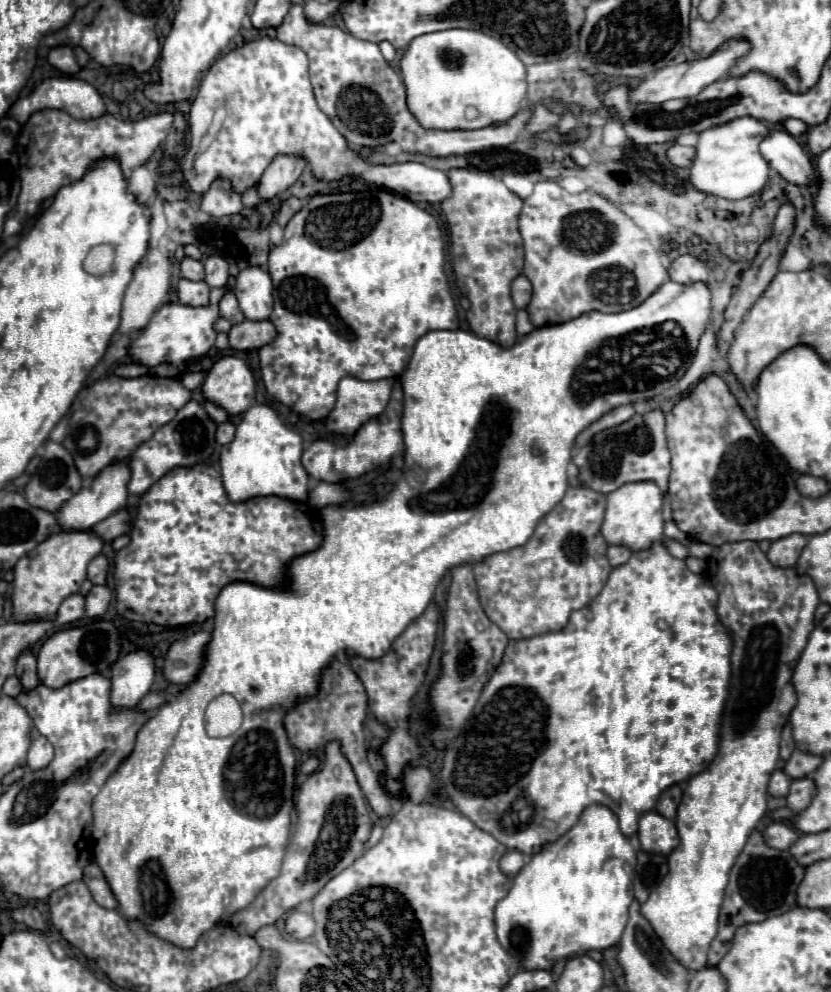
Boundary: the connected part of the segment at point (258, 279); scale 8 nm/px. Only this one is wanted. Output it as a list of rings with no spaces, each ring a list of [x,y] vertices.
[[[245,268],[235,282],[233,294],[247,320],[267,320],[271,314],[271,278],[263,268]]]

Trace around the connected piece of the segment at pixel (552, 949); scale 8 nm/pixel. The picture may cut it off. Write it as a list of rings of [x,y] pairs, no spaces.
[[[591,806],[579,822],[557,842],[545,846],[513,878],[509,894],[495,908],[495,934],[505,952],[519,960],[519,970],[551,970],[559,960],[569,960],[591,950],[615,946],[627,924],[627,910],[633,902],[635,850],[627,836],[621,834],[615,814],[603,806]]]

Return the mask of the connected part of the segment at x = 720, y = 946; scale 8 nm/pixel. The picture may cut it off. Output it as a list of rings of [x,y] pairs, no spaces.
[[[753,832],[743,852],[739,854],[739,860],[731,868],[725,900],[719,914],[719,932],[709,948],[709,964],[717,966],[717,962],[727,954],[733,934],[739,926],[749,922],[763,922],[765,918],[789,912],[795,906],[795,890],[801,884],[803,874],[805,868],[799,866],[789,852],[769,848],[763,842],[763,834]]]

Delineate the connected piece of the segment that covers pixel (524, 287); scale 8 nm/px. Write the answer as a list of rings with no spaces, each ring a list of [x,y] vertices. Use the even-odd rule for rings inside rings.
[[[519,274],[513,284],[511,284],[511,296],[513,296],[513,304],[517,308],[527,308],[527,304],[531,302],[531,294],[533,294],[533,286],[529,282],[527,276]]]

